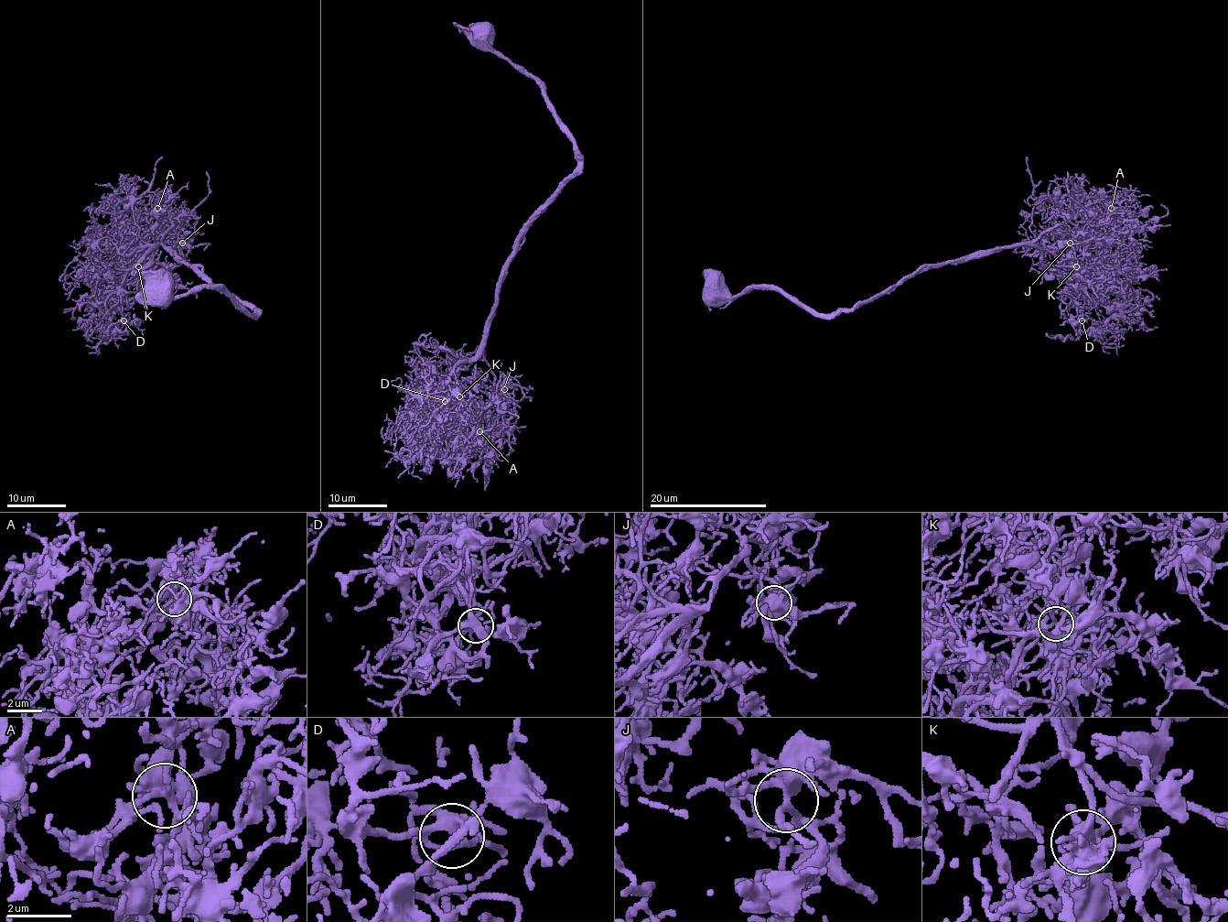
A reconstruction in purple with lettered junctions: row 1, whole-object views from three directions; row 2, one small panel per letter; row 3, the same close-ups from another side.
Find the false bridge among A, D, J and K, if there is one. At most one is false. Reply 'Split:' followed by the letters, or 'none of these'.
Split: K

